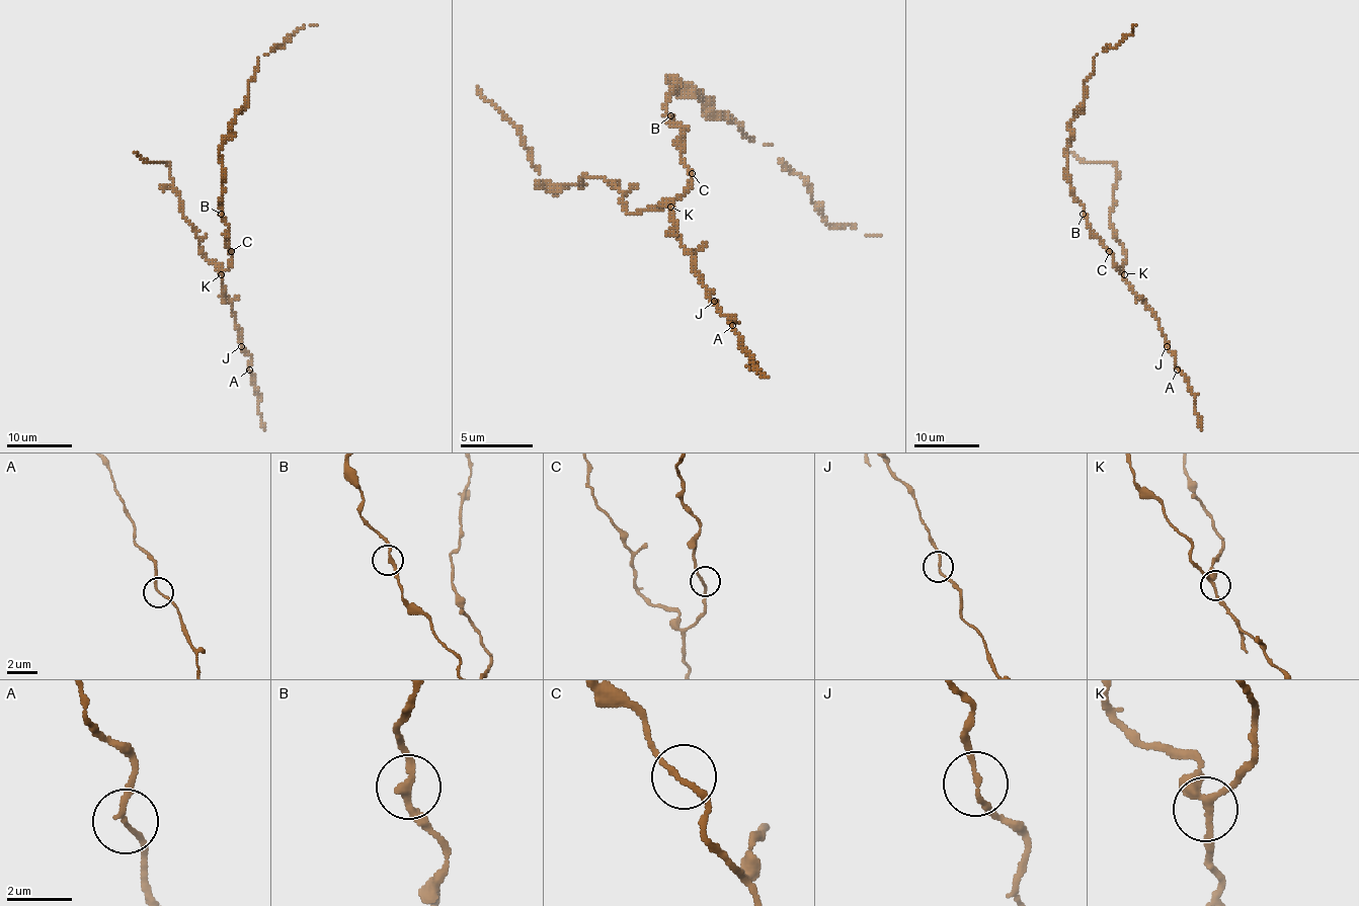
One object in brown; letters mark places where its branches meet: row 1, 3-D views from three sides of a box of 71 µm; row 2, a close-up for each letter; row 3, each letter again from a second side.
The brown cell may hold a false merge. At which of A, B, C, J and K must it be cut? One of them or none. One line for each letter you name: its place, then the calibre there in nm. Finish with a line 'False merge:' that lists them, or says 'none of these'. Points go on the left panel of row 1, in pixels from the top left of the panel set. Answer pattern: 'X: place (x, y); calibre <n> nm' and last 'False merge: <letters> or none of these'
False merge: none of these

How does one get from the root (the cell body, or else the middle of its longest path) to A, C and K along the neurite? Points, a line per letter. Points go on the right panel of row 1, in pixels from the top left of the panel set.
A: (1085, 212), (1090, 229), (1114, 258), (1124, 280), (1156, 318), (1178, 368)
C: (1085, 212), (1090, 229), (1109, 251)
K: (1085, 212), (1090, 229), (1124, 274)

